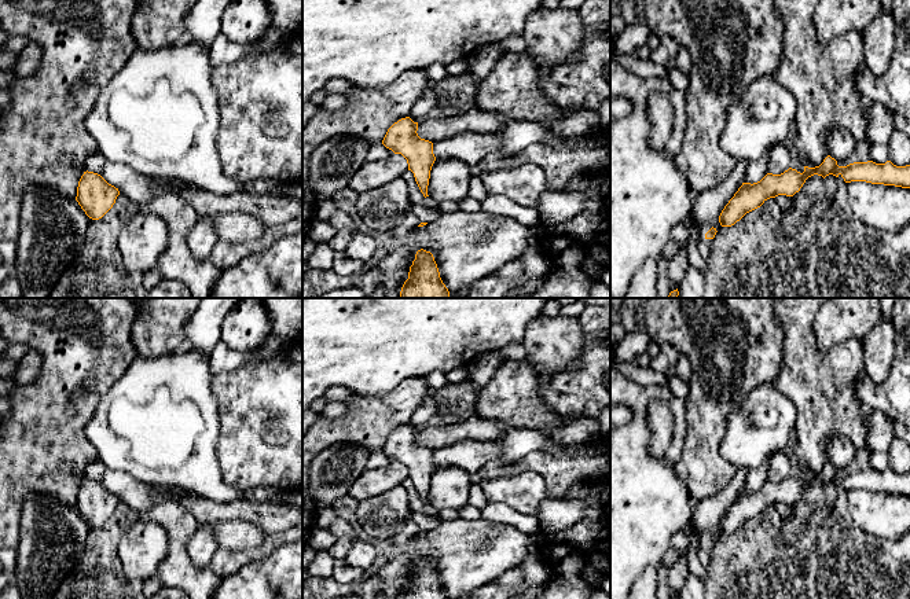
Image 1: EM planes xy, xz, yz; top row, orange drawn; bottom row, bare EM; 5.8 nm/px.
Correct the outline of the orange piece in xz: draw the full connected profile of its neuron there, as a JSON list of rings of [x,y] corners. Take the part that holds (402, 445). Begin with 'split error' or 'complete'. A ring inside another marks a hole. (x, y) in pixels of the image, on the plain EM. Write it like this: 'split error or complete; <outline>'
complete; [[[410,425],[401,426],[388,437],[382,452],[407,467],[408,478],[414,481],[415,489],[426,506],[429,504],[428,493],[436,464],[433,451],[421,447],[417,438],[418,430],[414,430]]]

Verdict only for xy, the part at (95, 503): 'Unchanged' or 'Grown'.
Unchanged

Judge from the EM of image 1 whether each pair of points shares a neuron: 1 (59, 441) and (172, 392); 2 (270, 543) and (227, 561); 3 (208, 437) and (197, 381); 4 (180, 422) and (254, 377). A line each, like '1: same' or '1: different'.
1: different
2: same
3: same
4: different

